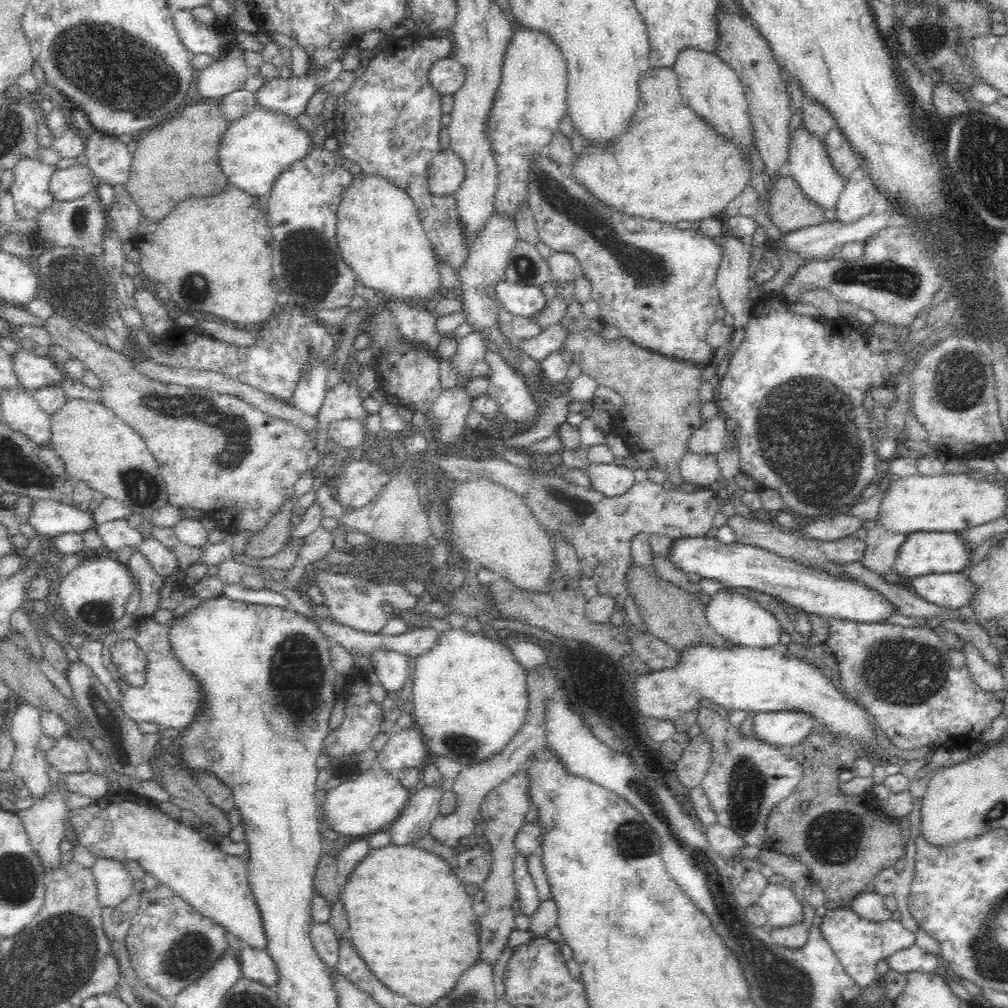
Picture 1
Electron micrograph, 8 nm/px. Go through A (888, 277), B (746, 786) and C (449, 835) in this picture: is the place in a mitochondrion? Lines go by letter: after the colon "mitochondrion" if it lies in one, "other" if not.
A: mitochondrion
B: mitochondrion
C: other

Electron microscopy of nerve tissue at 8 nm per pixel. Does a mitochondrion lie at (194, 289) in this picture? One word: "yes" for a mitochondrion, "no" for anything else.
yes

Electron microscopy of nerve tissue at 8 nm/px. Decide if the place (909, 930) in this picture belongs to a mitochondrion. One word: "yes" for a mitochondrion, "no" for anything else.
no

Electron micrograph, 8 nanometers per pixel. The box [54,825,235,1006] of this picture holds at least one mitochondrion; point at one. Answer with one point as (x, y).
(185, 961)

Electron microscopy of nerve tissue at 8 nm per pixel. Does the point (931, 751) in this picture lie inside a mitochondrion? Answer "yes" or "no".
no

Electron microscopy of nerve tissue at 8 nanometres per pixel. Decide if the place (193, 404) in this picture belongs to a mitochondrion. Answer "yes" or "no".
yes

